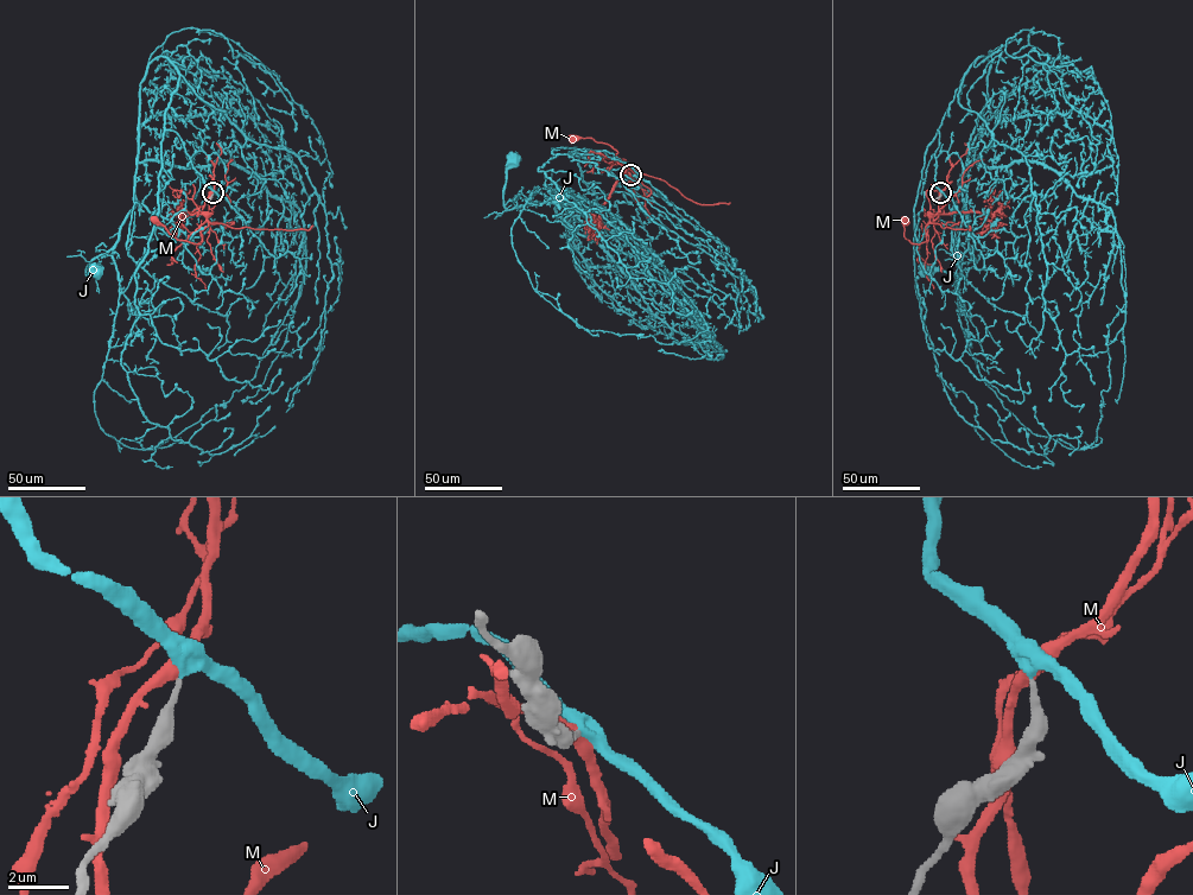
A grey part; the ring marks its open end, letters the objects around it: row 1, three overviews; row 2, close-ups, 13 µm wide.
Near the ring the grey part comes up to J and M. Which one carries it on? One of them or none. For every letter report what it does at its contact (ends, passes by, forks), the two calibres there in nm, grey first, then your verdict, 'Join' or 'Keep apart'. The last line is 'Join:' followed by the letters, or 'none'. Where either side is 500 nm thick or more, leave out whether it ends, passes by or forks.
J: It passes by. Thickness 200 nm (grey) against 320 nm. Join
M: It passes by. Thickness 200 nm (grey) against 440 nm. Keep apart
Join: J

